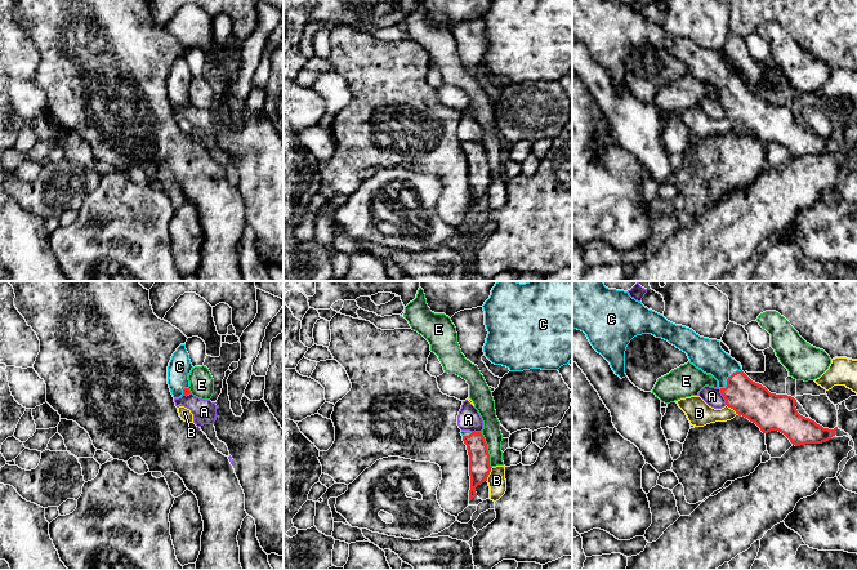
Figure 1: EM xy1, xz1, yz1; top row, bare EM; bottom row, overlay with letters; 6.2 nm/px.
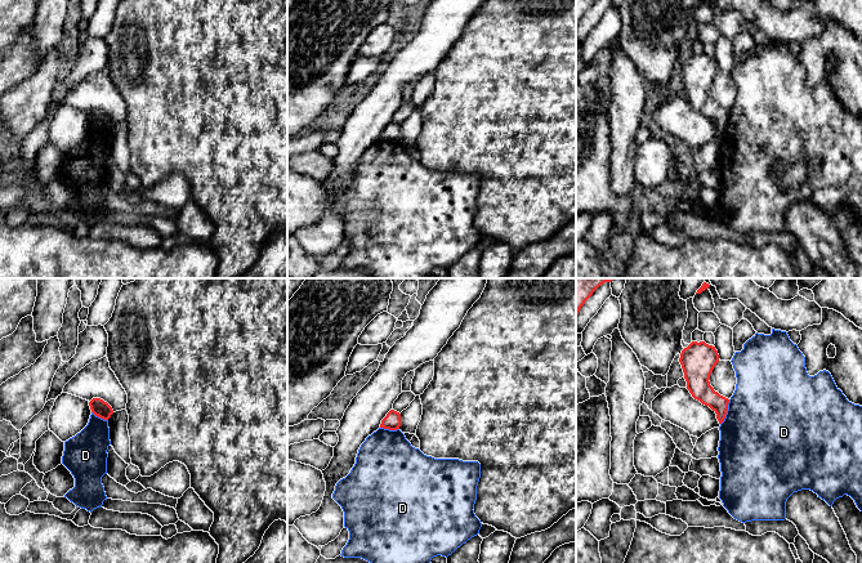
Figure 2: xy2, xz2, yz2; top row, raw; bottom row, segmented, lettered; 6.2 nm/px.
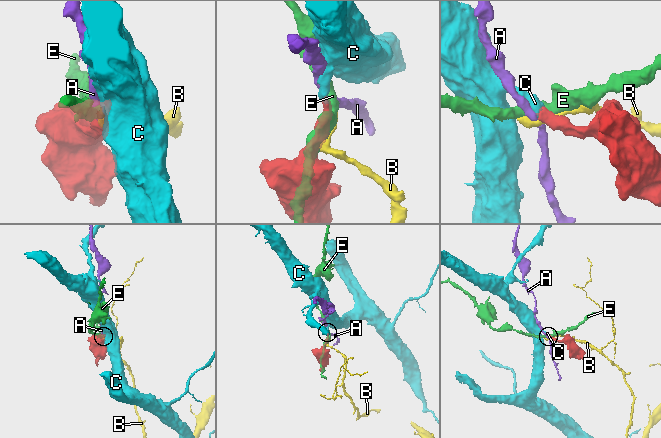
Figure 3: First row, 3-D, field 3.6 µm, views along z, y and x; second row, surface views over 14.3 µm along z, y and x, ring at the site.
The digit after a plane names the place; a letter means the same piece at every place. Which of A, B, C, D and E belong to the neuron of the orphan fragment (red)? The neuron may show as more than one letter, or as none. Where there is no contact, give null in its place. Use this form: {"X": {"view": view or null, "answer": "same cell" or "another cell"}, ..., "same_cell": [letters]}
{"A": {"view": "yz1", "answer": "another cell"}, "B": {"view": "xz1", "answer": "another cell"}, "C": {"view": "yz1", "answer": "same cell"}, "D": {"view": "yz2", "answer": "another cell"}, "E": {"view": "xz1", "answer": "another cell"}, "same_cell": ["C"]}

